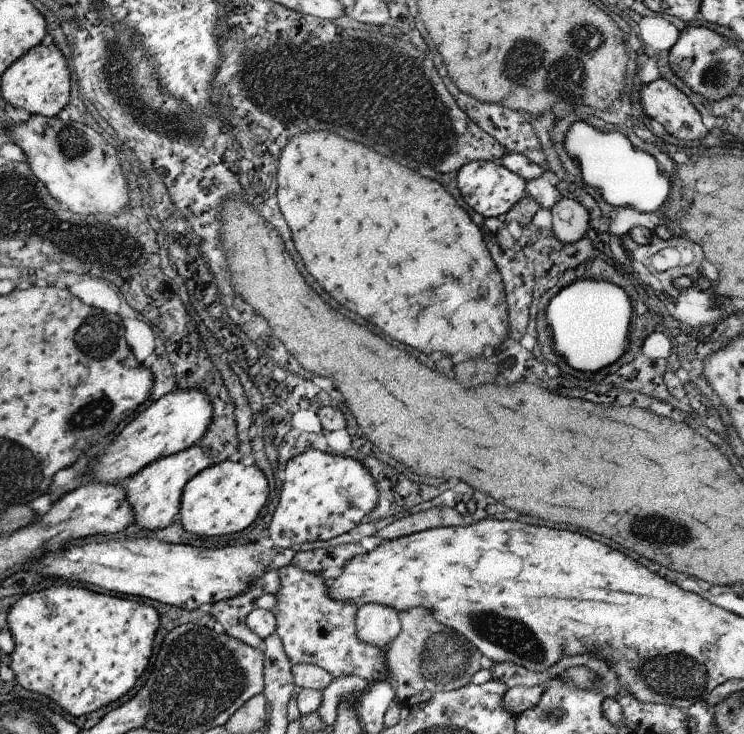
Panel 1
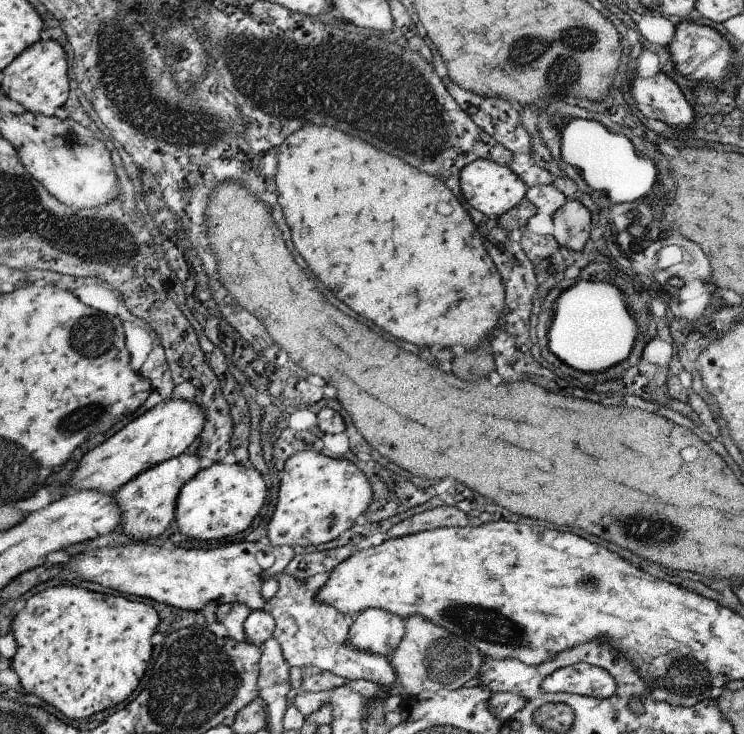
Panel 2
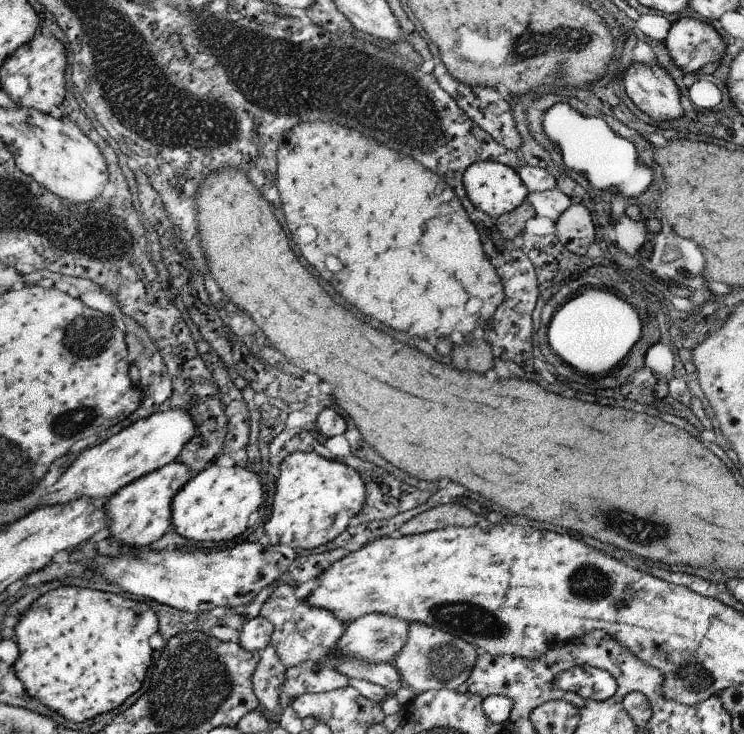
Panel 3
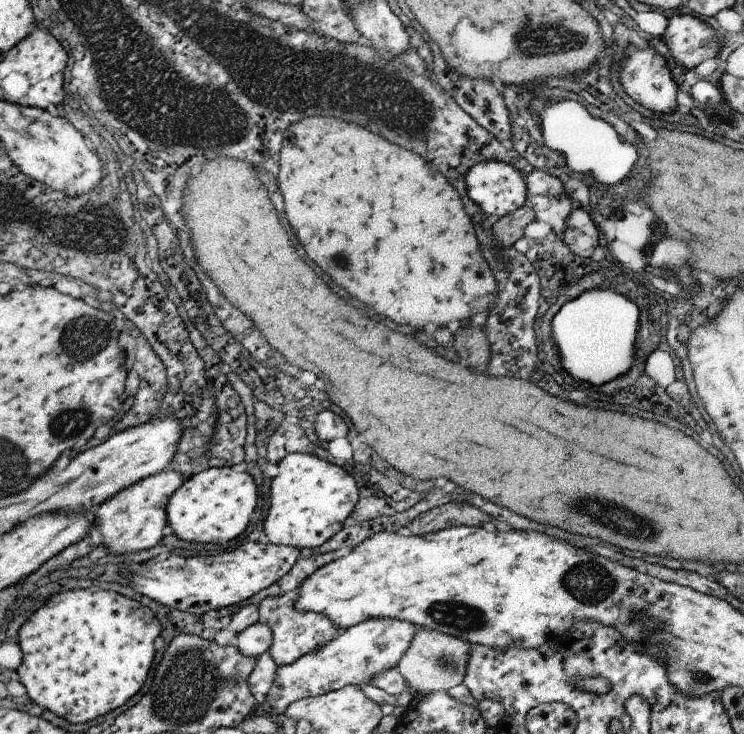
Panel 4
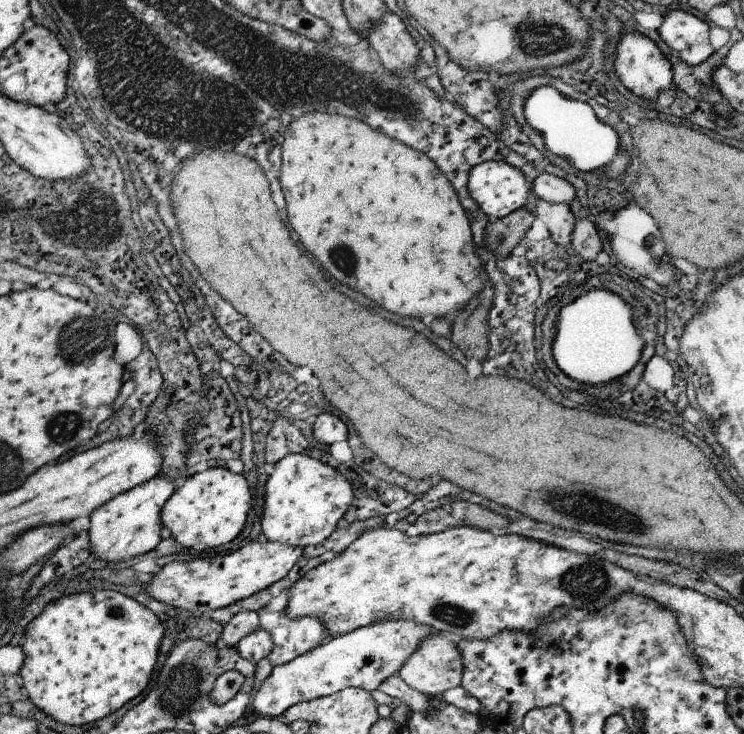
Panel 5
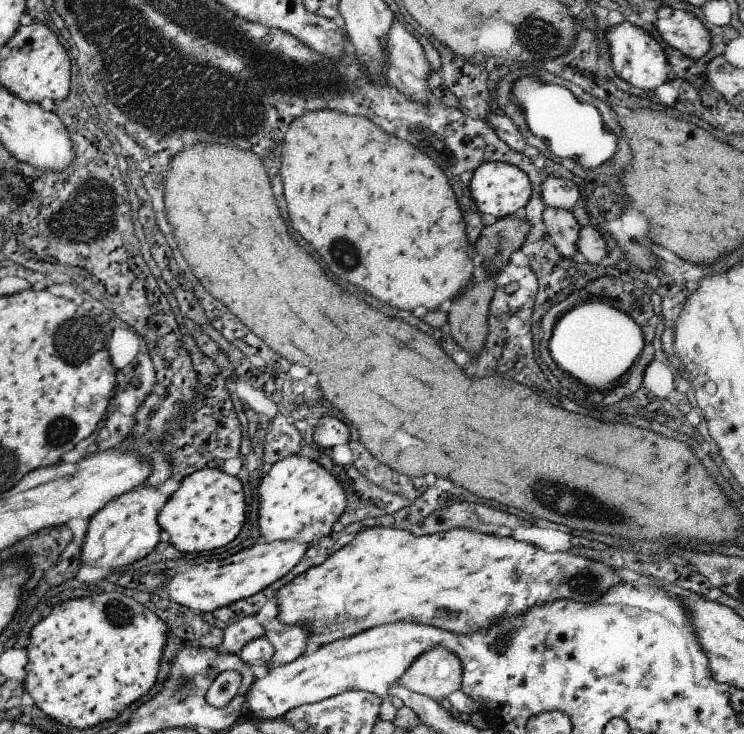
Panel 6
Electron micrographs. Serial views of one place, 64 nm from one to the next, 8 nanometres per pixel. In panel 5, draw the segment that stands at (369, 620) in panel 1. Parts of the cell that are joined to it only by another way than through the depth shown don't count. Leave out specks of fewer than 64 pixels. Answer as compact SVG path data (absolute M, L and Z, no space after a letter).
M397 620L371 624L345 636L329 638L303 656L297 656L283 666L275 666L263 686L259 686L257 696L253 698L253 714L261 718L283 718L285 710L301 702L327 698L345 688L377 692L387 678L393 678L401 672L401 668L417 652L421 642L425 642L433 634L437 632L429 626Z

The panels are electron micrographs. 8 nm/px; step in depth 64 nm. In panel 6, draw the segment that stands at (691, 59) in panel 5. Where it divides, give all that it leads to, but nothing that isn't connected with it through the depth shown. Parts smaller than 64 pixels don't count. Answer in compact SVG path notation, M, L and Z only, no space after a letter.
M661 6L655 12L655 30L661 36L661 44L667 50L699 60L709 48L709 32L701 22L683 10L673 10L671 6Z

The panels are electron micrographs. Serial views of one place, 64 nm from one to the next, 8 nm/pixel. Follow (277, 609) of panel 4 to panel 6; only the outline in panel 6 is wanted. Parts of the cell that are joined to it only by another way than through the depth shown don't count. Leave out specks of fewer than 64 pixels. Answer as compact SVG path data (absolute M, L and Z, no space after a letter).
M273 618L265 626L265 638L273 644L275 654L271 660L271 666L283 666L291 664L299 656L303 656L303 650L309 640L309 632L299 626L285 626L279 622L279 618Z

